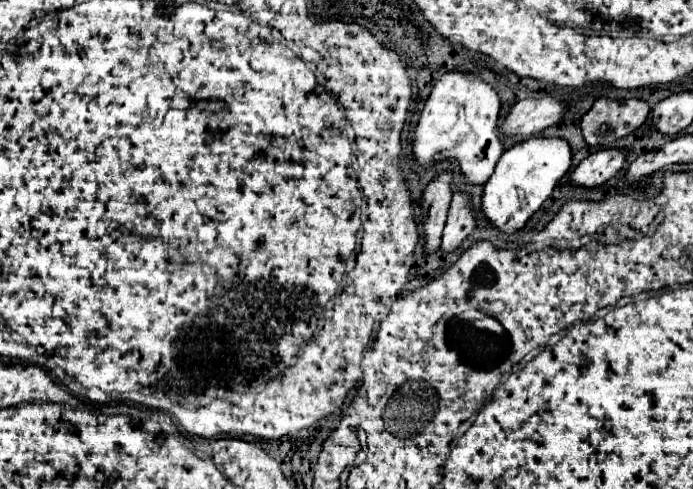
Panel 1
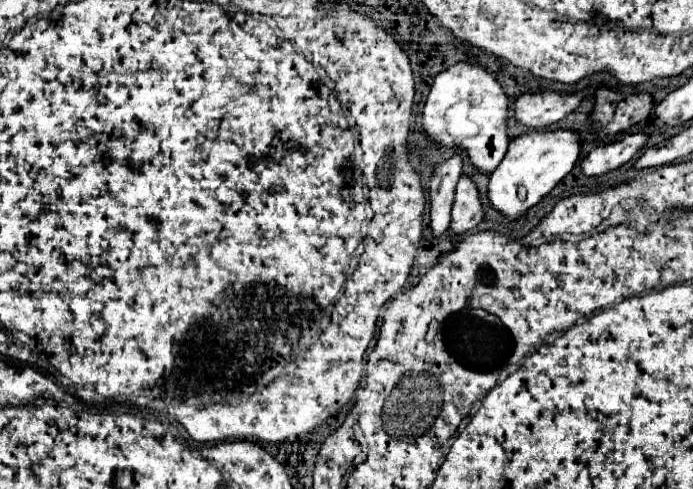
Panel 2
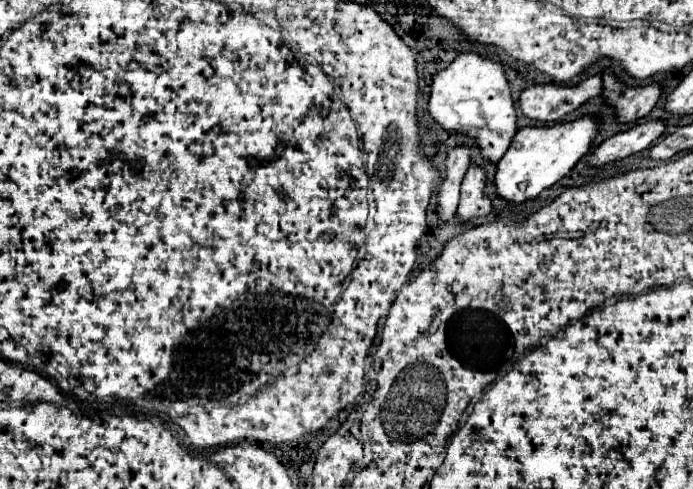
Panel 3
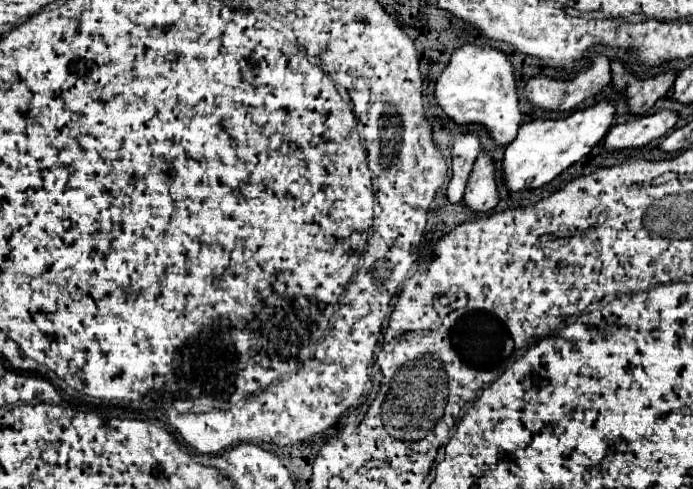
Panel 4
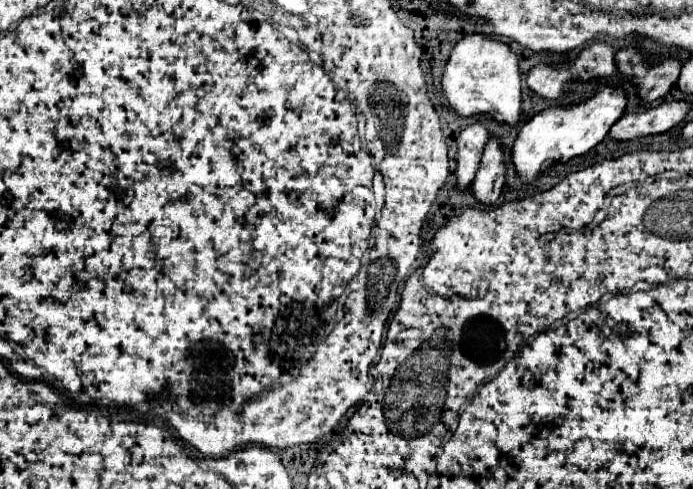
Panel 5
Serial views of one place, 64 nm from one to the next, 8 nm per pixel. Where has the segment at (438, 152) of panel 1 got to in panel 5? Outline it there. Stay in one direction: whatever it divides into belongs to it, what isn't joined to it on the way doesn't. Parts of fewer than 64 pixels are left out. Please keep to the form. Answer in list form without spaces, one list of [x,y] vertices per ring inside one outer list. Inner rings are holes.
[[[464,34],[454,46],[442,78],[442,88],[450,106],[460,116],[492,114],[498,122],[508,122],[514,126],[522,106],[518,62],[518,54],[512,52],[506,42],[488,38],[486,34]]]

